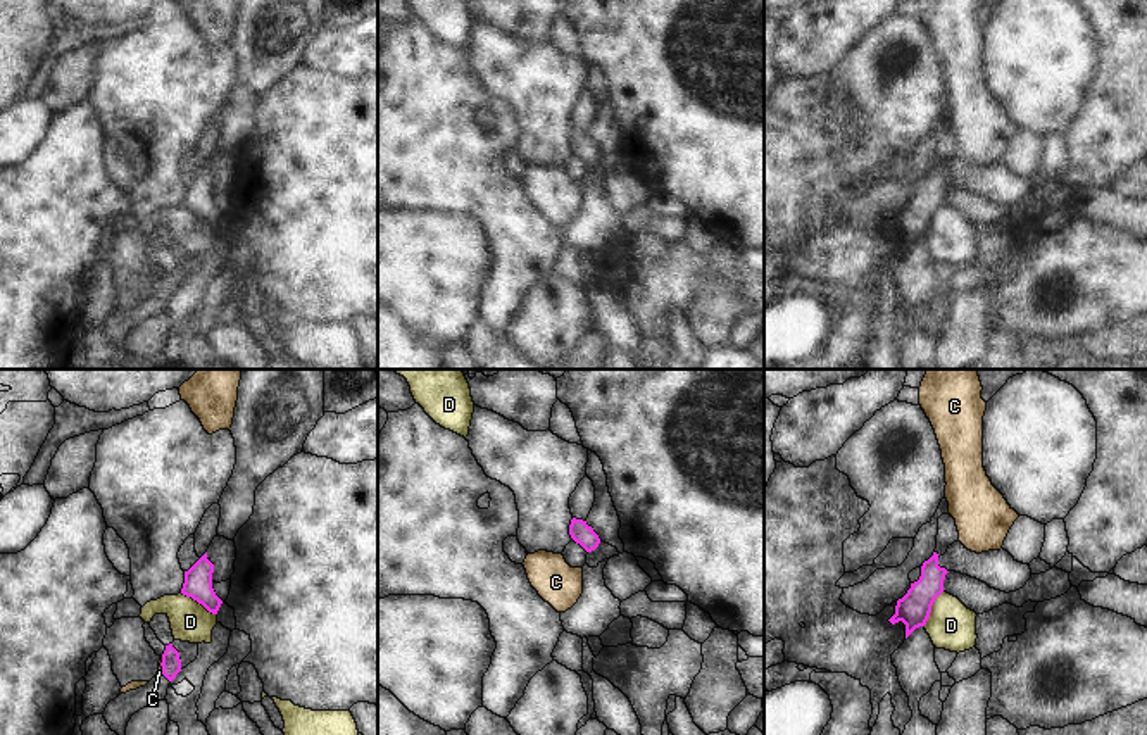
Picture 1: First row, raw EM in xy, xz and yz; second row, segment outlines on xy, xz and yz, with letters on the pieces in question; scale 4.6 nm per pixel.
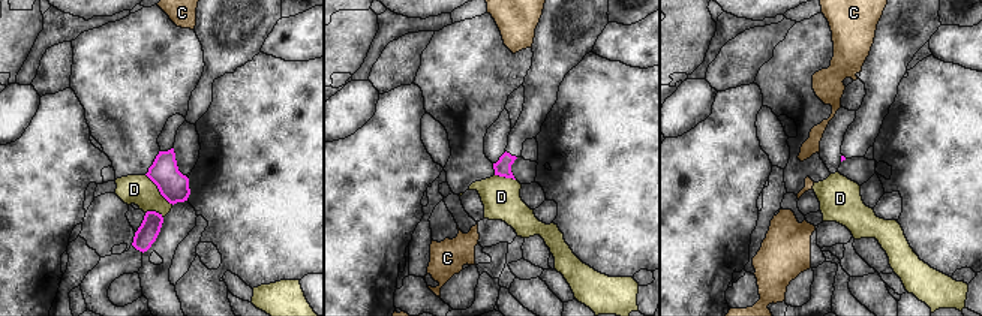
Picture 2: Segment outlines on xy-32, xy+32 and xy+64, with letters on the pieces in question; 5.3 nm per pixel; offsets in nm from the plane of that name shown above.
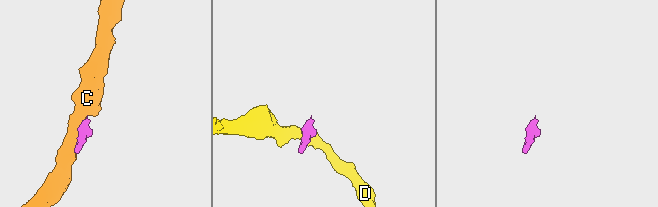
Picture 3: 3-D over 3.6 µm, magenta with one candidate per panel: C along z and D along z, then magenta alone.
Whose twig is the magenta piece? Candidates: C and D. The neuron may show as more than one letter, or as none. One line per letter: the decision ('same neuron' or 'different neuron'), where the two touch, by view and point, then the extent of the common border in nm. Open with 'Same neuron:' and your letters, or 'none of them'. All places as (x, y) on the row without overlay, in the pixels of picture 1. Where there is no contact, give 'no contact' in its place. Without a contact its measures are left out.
Same neuron: none of them
C: different neuron; contact xy (161, 278); length 90 nm
D: different neuron; contact xy (199, 216); length 200 nm

